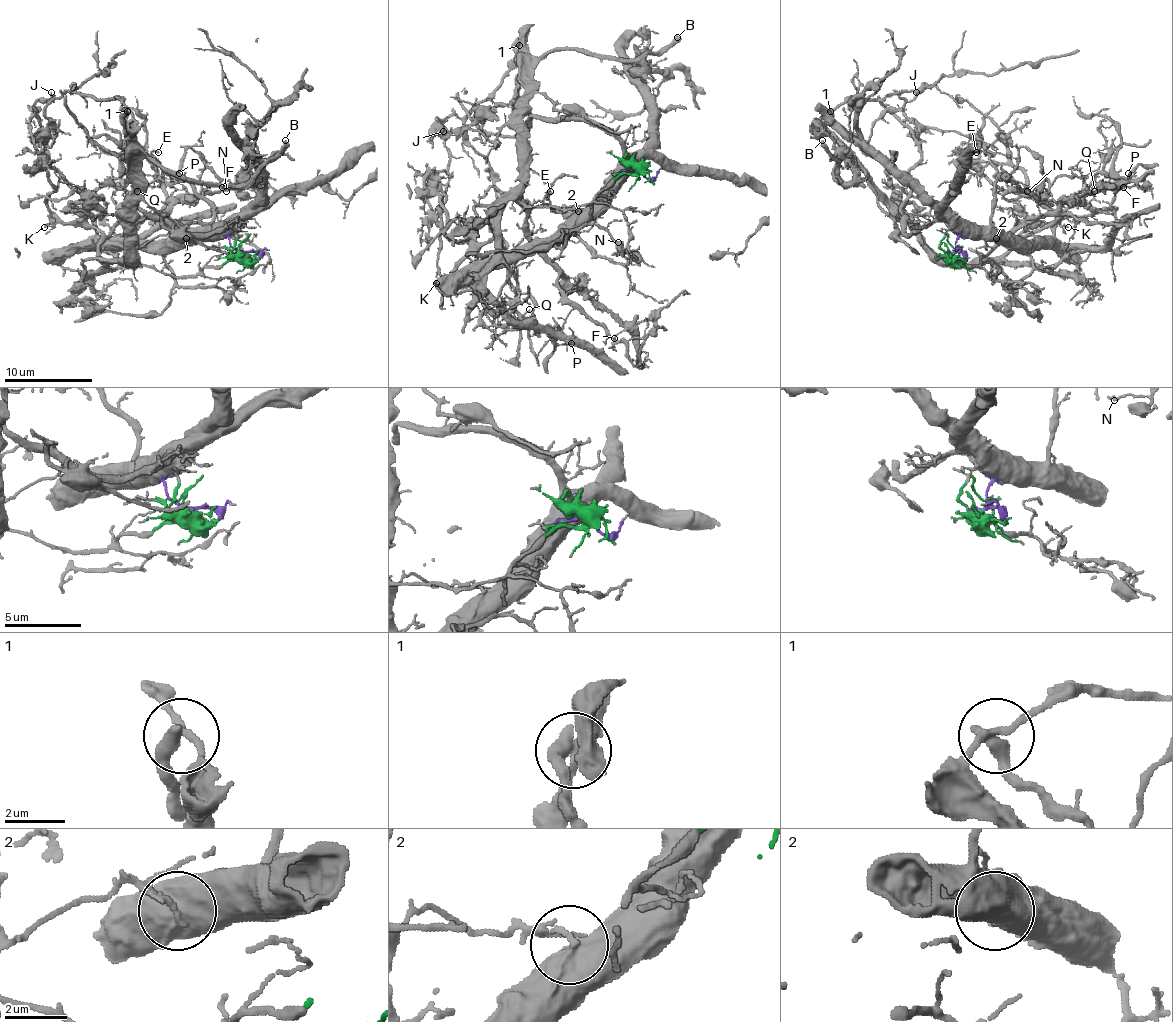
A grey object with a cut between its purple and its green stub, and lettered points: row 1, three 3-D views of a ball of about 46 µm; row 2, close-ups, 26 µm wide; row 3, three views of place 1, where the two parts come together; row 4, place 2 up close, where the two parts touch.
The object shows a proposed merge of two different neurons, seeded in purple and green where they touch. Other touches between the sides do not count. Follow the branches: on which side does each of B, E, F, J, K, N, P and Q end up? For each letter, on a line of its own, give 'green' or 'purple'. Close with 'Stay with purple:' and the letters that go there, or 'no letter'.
B: green
E: purple
F: green
J: green
K: green
N: purple
P: purple
Q: green
Stay with purple: E, N, P

